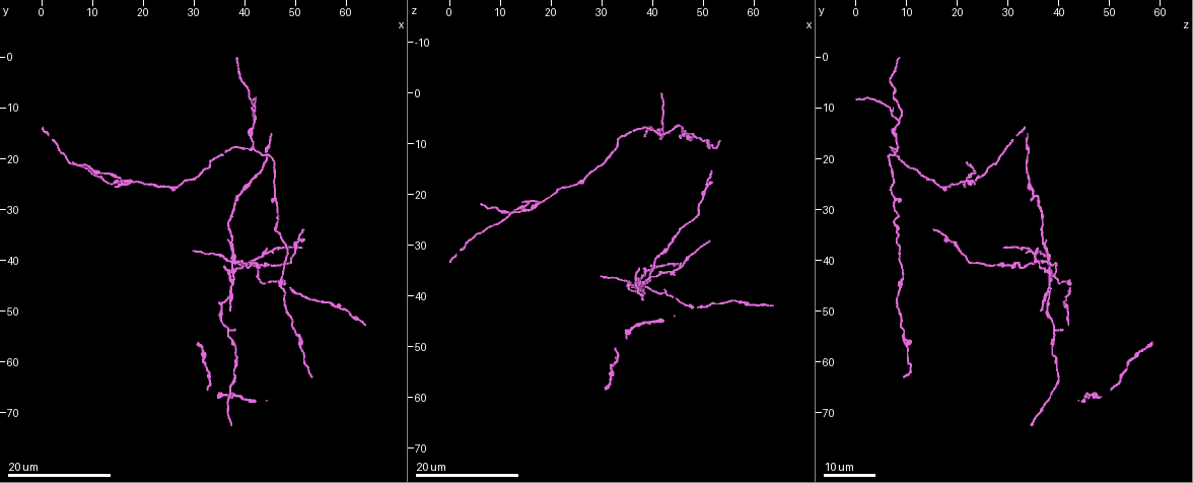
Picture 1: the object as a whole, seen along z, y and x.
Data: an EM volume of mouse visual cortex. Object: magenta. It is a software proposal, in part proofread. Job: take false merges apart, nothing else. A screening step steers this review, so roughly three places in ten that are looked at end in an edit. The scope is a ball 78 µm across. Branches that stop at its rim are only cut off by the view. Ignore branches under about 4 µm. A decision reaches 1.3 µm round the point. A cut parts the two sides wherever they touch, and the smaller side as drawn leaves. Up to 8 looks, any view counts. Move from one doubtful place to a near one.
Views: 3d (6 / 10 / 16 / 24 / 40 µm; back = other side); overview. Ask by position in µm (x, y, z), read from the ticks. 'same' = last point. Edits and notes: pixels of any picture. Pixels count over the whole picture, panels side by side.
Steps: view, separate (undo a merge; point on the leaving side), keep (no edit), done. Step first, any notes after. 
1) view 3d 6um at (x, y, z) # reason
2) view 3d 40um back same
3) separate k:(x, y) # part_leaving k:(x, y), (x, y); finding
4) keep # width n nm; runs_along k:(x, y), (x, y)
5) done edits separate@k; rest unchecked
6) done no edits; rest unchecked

view 3d 24um at (42.5, 12.5, 9.0) # three-way junction

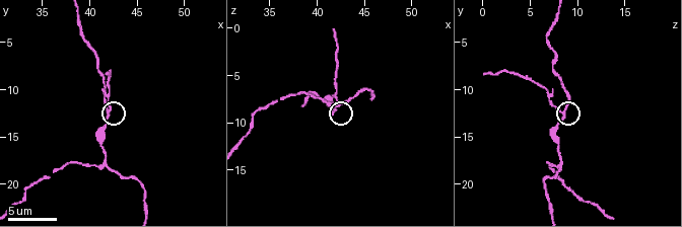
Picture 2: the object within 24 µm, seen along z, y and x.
view 3d 6um at (42.0, 12.6, 8.4)

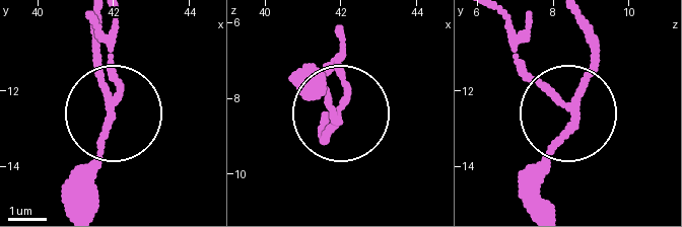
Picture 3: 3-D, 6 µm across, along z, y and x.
separate 3:(110, 60) # side_arm 11 um; part_leaving 3:(113, 102), (113, 19); a second cell is stuck on

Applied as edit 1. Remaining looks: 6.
view overview

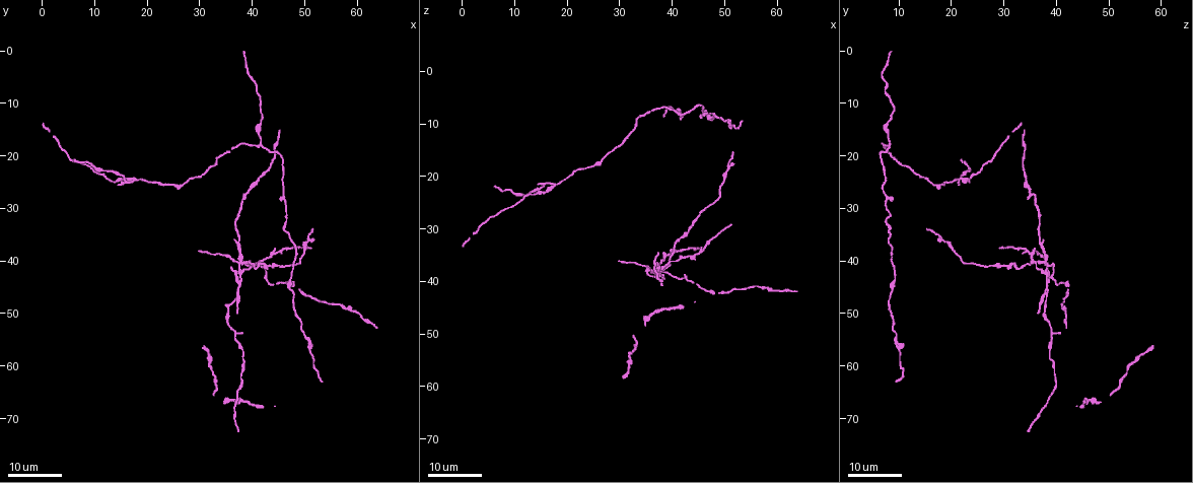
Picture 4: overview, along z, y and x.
view 3d 16um at (37.5, 39.5, 38.0) # four or more arms meet

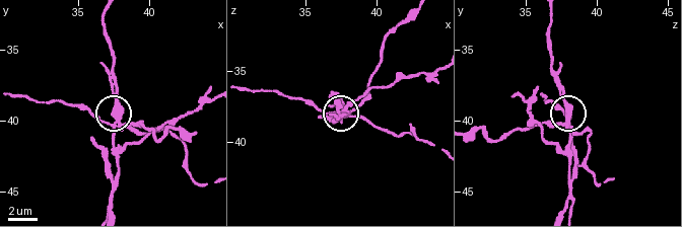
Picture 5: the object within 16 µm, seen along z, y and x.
view 3d 10um at (37.6, 39.8, 37.8)

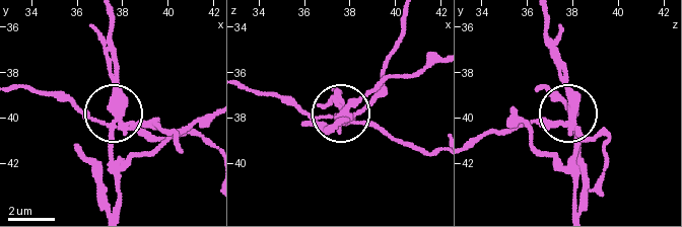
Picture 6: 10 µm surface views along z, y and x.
separate 6:(113, 91) # arms 5; a second cell is stuck on

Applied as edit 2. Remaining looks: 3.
view overview

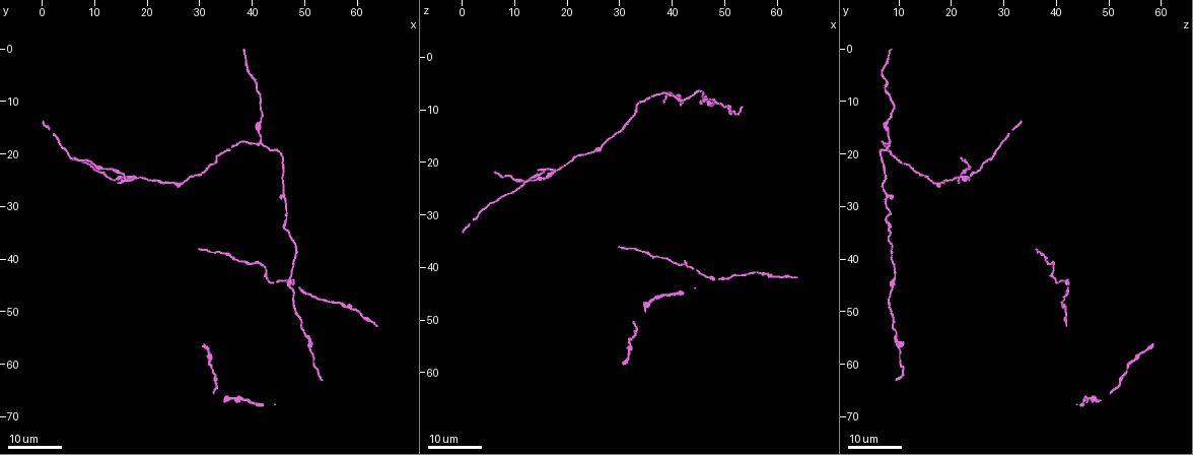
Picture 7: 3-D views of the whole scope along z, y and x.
view 3d 24um at (51.5, 56.0, 10.5)

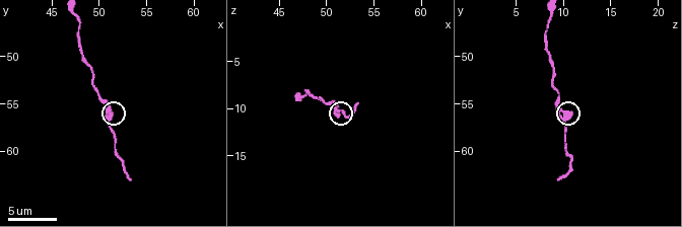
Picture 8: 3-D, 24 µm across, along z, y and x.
view 3d 10um at (51.2, 56.0, 10.6)

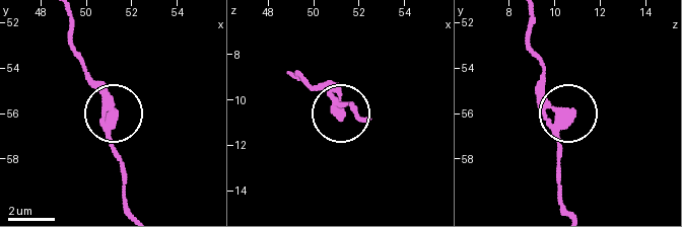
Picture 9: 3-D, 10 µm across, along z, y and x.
keep # runs_along 9:(292, 73), (335, 92), (341, 114), (335, 102), (346, 102); continuous, no second cell

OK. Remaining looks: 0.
done edits separate@3, separate@6; rest unchecked

